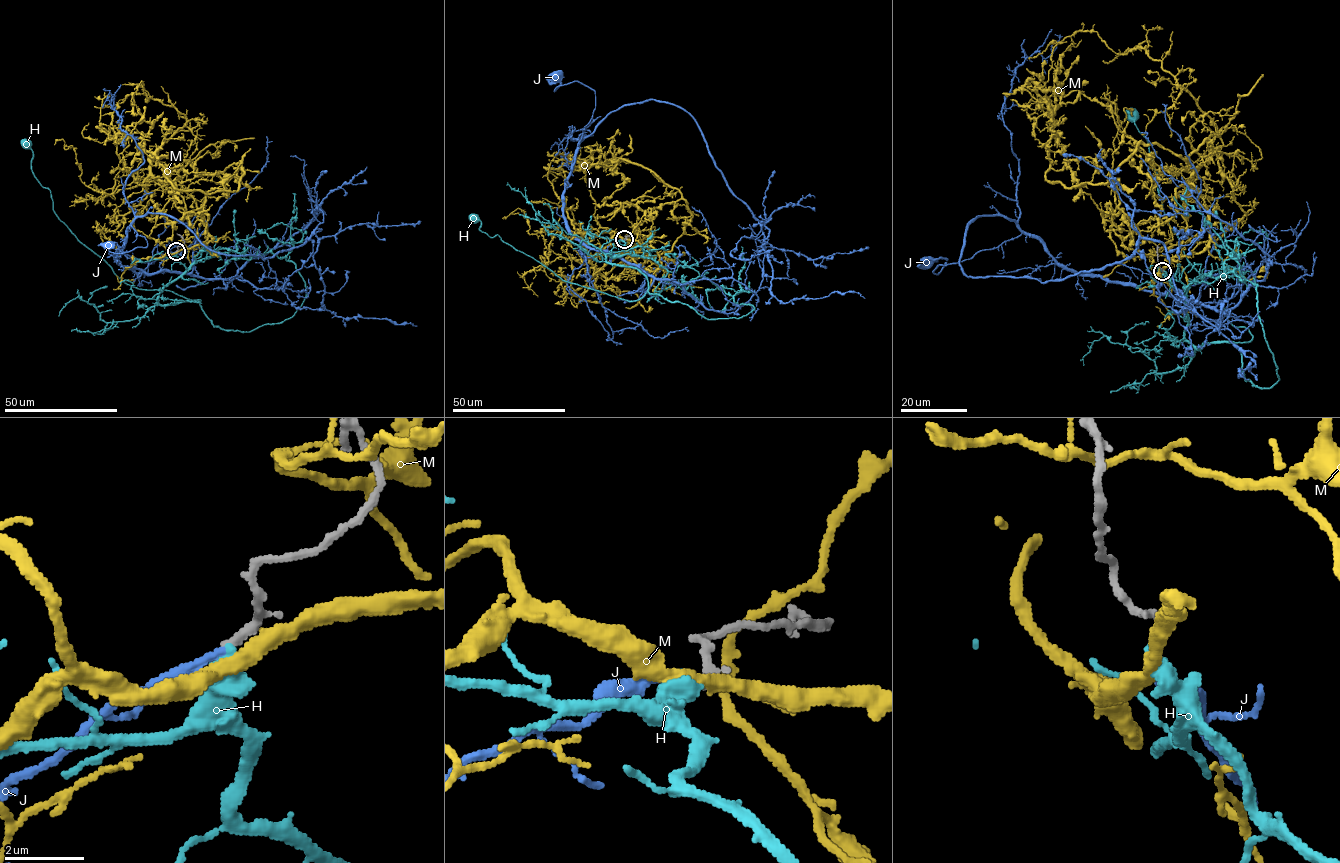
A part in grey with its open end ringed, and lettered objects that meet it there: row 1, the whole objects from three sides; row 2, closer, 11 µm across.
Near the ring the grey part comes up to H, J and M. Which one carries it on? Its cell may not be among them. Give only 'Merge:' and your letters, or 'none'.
Merge: H

